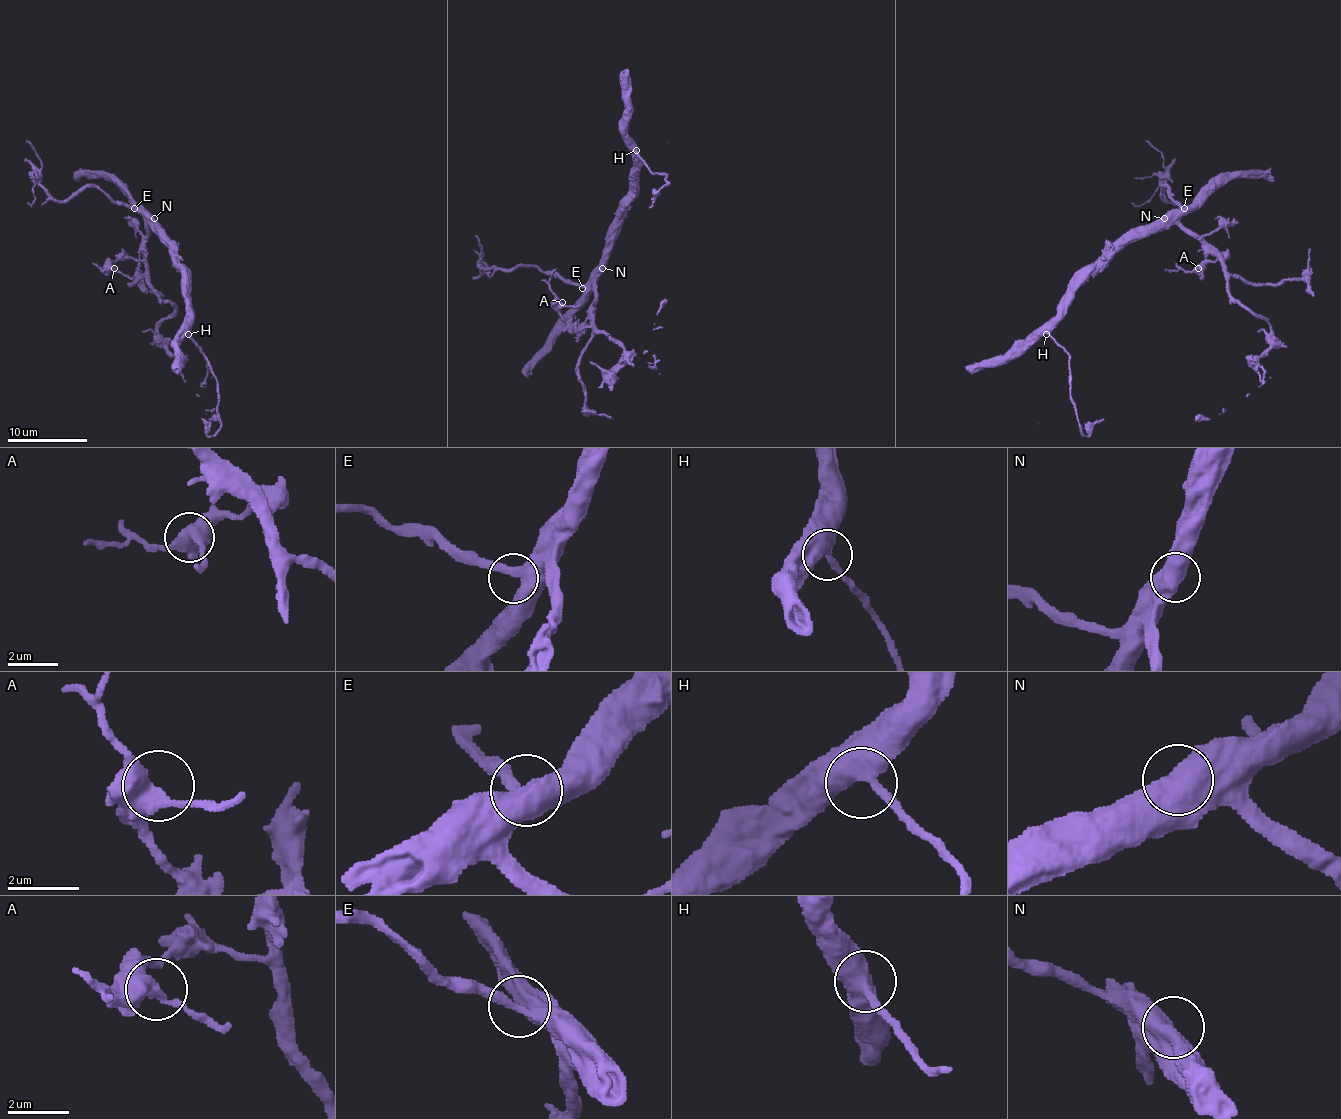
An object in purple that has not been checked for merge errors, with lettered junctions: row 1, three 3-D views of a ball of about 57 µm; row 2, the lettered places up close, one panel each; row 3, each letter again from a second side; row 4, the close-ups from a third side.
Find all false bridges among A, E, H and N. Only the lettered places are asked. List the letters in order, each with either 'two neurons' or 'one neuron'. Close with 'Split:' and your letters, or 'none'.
A: one neuron
E: one neuron
H: one neuron
N: one neuron
Split: none

